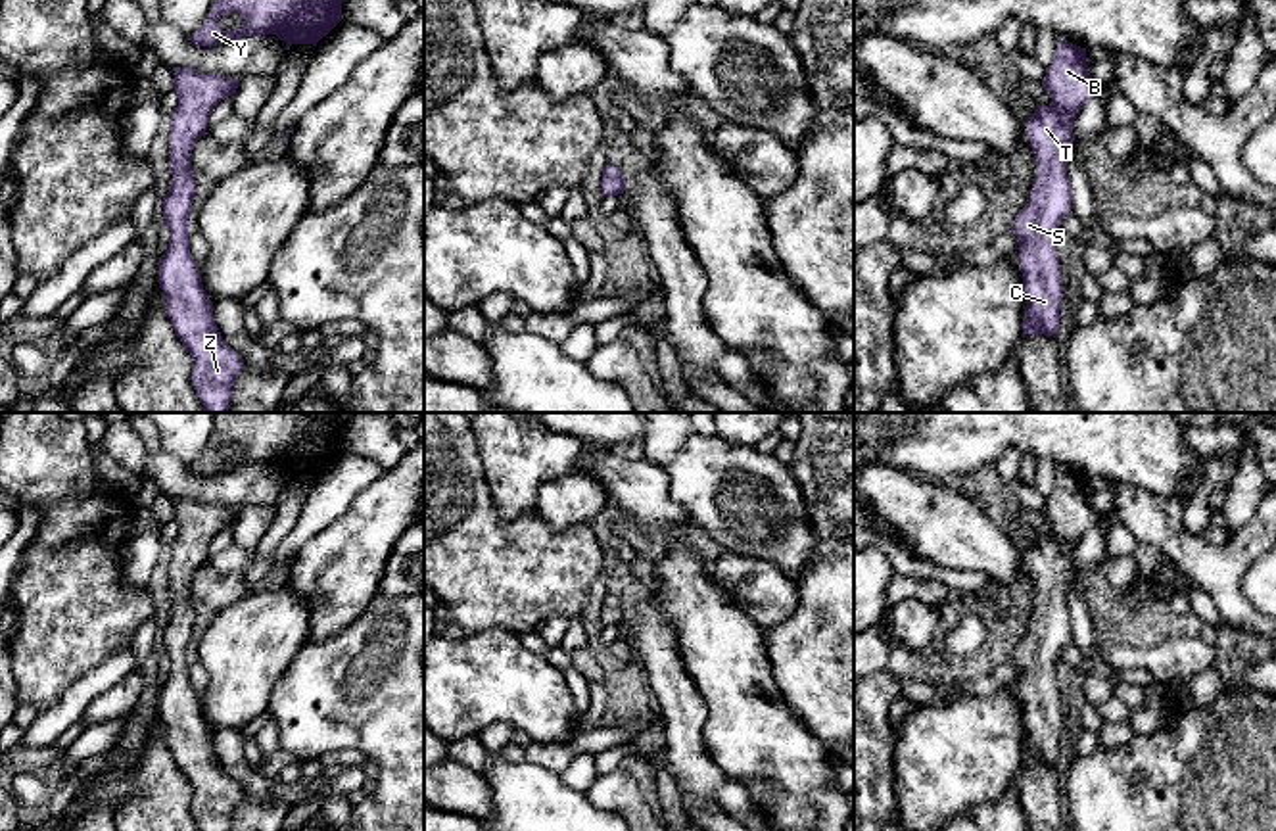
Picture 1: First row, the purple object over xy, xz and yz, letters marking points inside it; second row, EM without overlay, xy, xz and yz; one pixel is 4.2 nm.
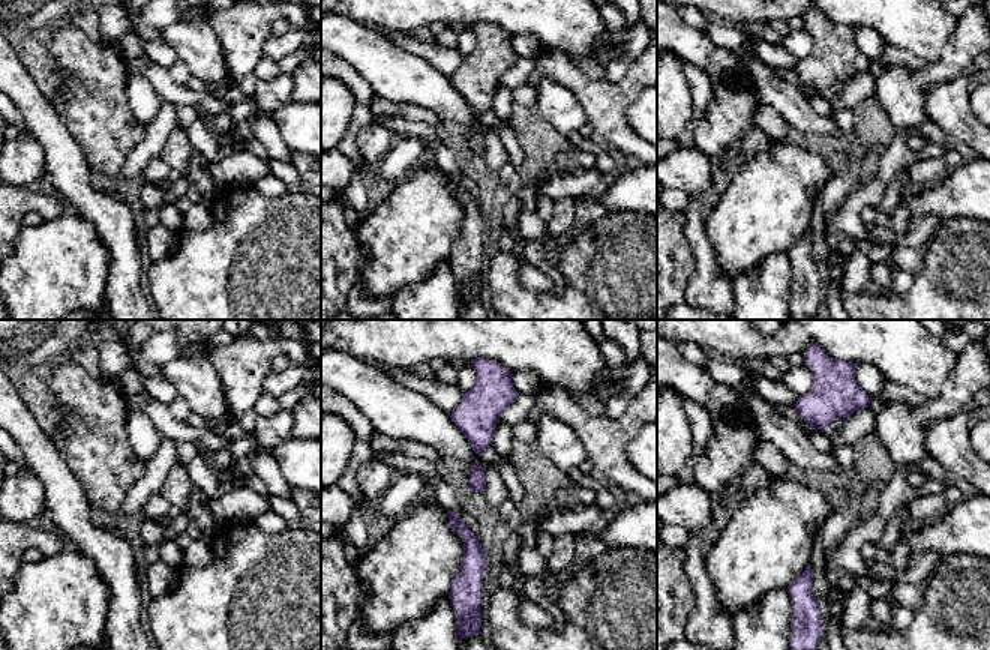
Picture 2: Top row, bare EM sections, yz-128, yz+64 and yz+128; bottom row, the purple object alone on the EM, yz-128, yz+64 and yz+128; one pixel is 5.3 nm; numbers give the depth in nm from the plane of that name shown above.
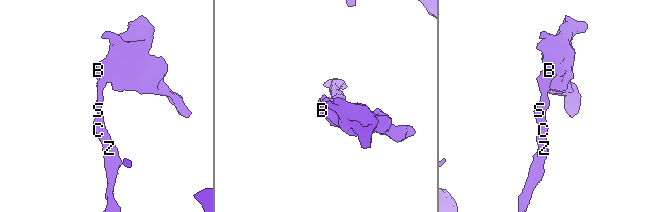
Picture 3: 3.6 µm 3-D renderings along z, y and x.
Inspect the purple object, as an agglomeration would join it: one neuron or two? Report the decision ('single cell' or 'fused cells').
single cell

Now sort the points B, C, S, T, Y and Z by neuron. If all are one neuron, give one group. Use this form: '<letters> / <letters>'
B C S T Y Z

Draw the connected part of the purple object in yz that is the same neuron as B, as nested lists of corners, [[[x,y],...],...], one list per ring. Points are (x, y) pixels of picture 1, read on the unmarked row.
[[[1067,470],[1057,472],[1042,514],[1052,534],[1038,535],[1027,549],[1025,564],[1036,587],[1036,606],[1030,629],[1017,643],[1011,662],[1019,668],[1019,700],[1027,729],[1023,764],[1055,768],[1063,727],[1055,662],[1073,631],[1065,603],[1067,583],[1075,570],[1076,543],[1099,516],[1090,507],[1086,478]]]

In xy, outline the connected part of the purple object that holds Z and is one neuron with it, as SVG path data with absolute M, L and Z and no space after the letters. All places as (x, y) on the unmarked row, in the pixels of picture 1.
M175 499L178 535L169 551L171 616L163 628L169 676L159 687L159 718L177 766L192 787L192 816L200 831L230 831L244 800L244 789L221 766L213 748L213 731L203 720L200 699L190 683L188 643L196 626L190 593L194 574L207 560L207 545L223 528L234 526L240 509Z

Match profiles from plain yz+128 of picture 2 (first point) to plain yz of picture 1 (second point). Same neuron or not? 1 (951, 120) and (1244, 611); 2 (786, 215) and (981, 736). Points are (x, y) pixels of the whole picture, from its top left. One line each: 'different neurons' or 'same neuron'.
1: same neuron
2: same neuron

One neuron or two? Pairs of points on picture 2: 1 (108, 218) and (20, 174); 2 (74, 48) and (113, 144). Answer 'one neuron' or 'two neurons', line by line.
1: two neurons
2: one neuron

